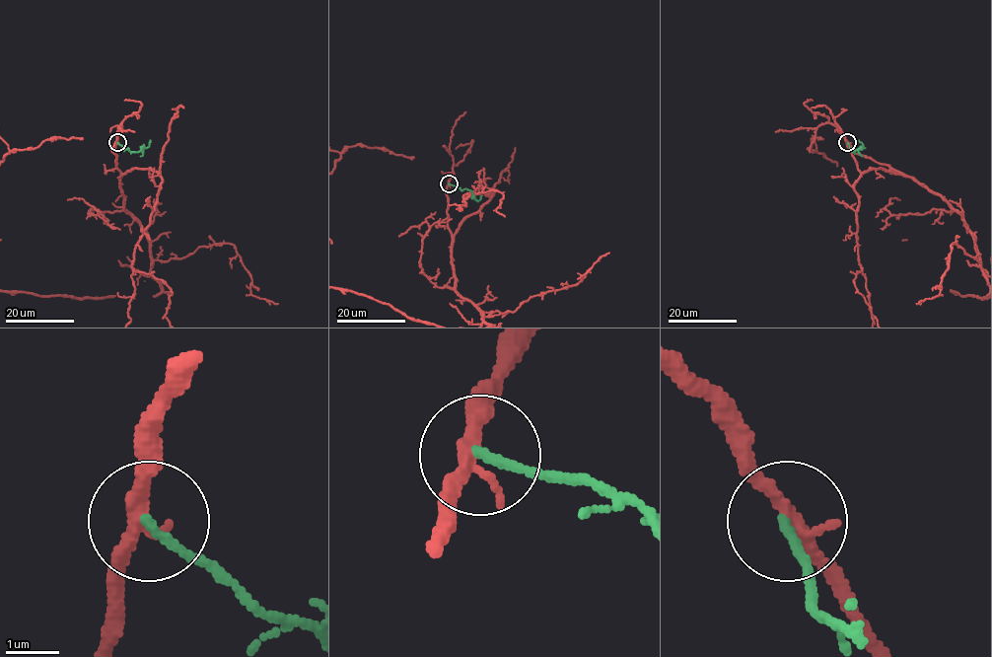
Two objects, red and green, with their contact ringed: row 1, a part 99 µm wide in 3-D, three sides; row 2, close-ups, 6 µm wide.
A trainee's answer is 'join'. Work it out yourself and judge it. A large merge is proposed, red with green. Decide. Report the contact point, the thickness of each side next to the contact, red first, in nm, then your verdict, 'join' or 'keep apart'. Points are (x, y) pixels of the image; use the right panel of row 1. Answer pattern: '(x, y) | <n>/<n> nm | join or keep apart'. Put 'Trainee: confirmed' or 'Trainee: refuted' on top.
Trainee: refuted
(847, 142) | 280/170 nm | keep apart

